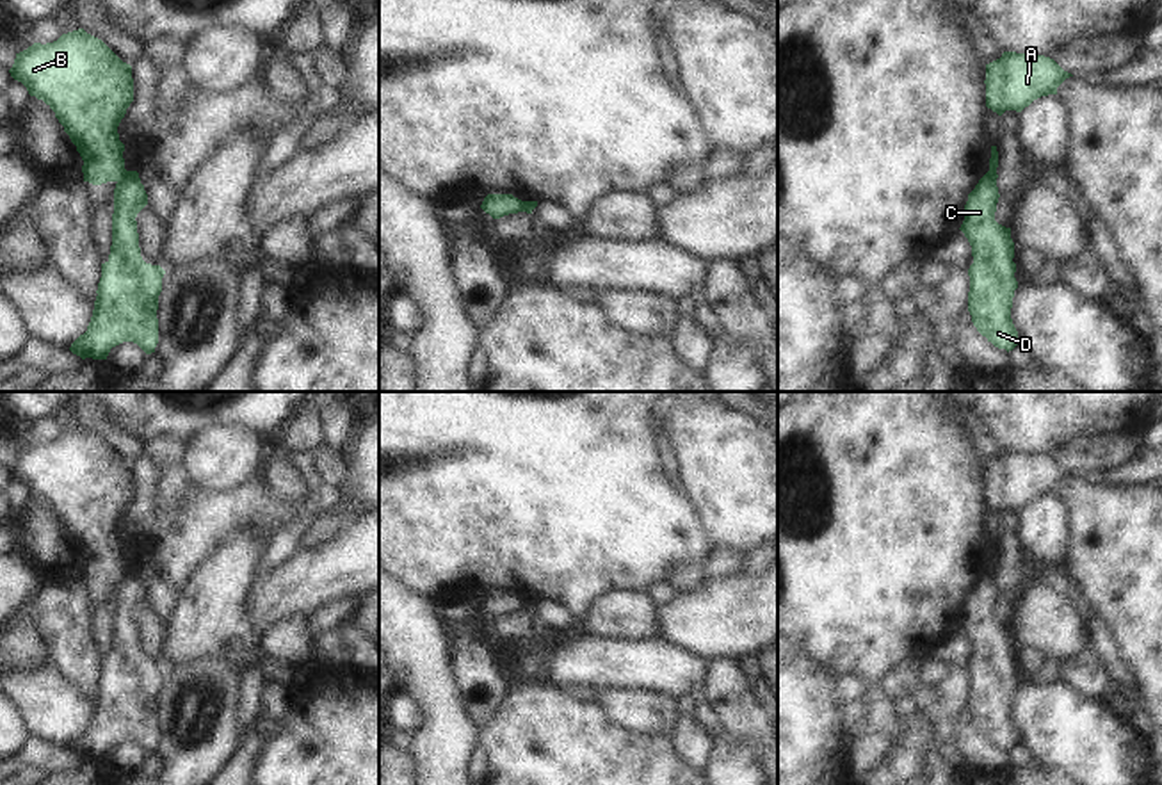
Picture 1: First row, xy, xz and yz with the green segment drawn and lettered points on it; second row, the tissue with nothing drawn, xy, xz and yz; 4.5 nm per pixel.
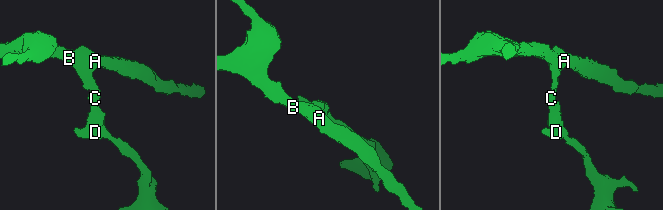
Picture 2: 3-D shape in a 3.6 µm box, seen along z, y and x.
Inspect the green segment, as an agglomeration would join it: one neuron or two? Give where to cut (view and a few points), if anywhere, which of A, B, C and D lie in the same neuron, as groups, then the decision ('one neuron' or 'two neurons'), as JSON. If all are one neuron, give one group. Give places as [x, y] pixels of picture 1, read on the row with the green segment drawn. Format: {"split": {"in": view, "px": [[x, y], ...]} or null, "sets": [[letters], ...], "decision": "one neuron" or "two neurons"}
{"split": {"in": "xy", "px": [[127, 171], [116, 180]]}, "sets": [["A", "B"], ["C", "D"]], "decision": "two neurons"}

